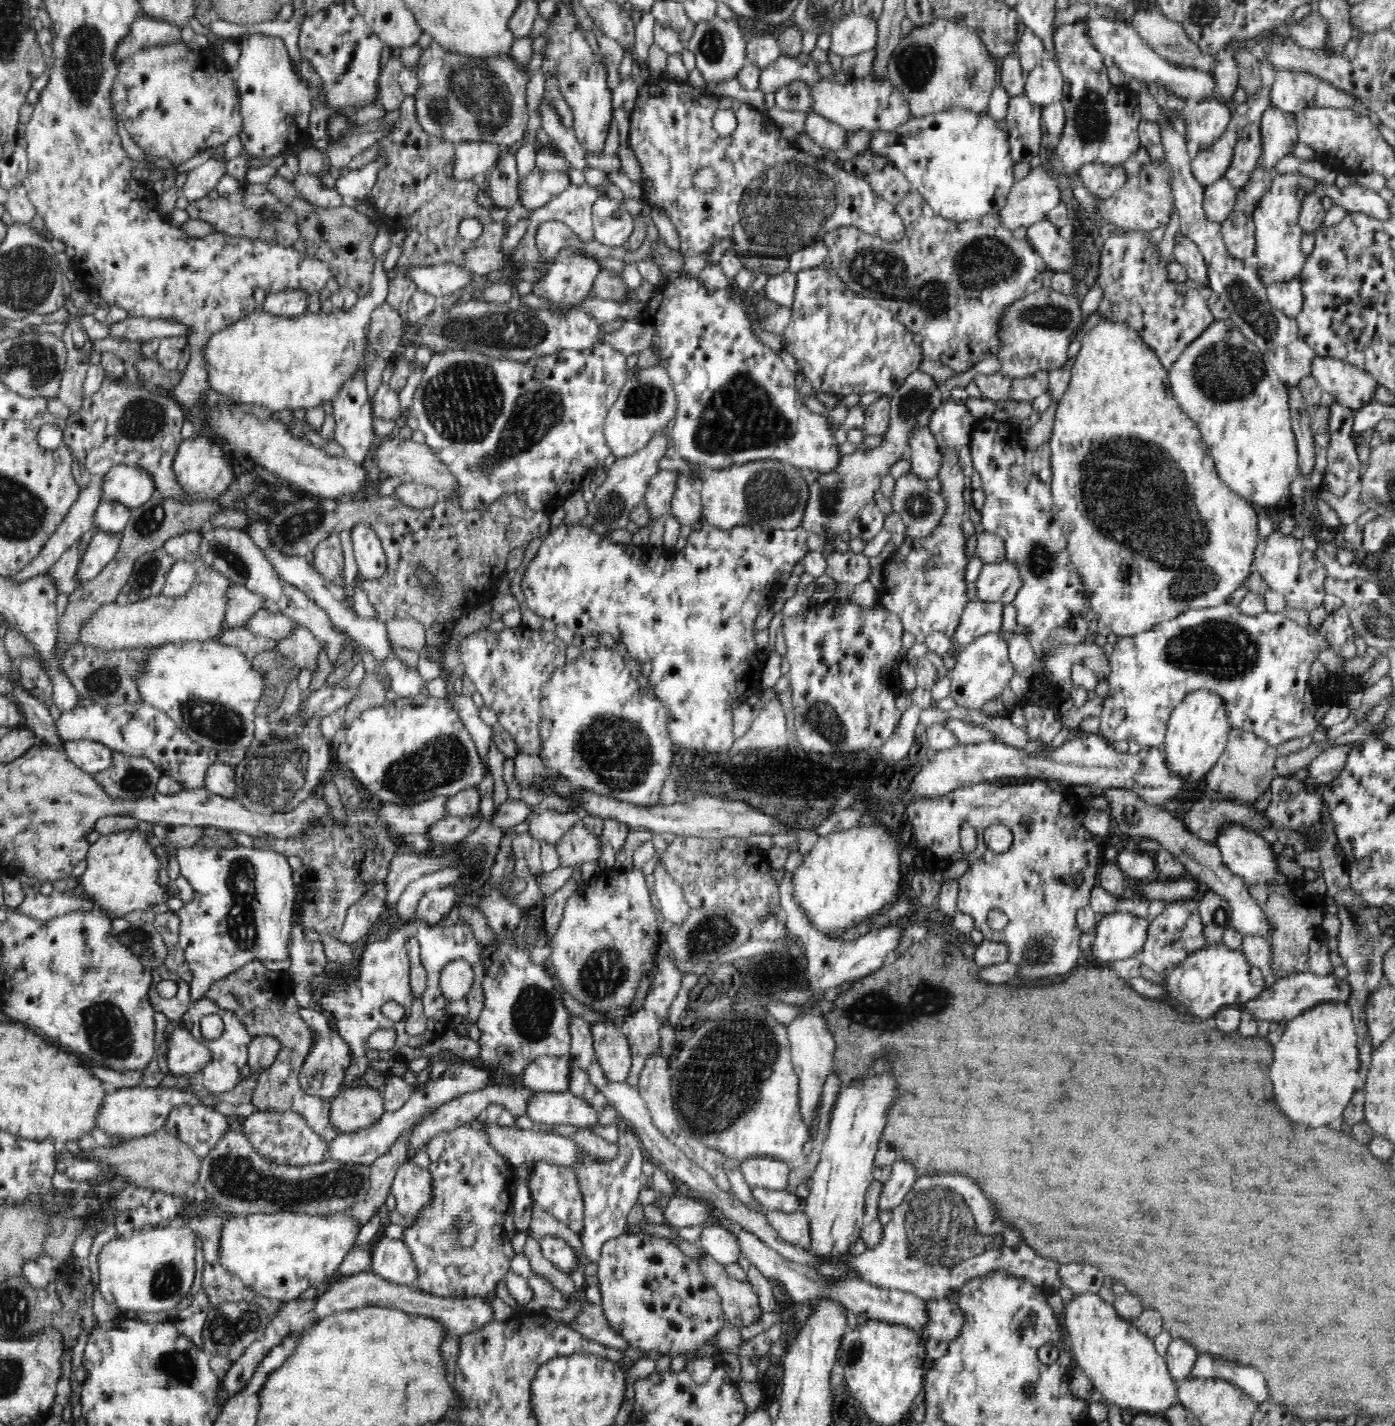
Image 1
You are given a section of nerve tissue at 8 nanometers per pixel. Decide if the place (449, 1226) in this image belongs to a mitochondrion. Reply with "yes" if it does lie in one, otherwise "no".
yes

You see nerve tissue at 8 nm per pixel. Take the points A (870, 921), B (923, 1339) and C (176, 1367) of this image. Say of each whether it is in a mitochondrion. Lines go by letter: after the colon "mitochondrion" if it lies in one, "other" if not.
A: other
B: other
C: mitochondrion

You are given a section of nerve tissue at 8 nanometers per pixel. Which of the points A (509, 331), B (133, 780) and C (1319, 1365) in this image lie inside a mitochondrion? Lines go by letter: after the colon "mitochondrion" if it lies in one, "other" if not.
A: mitochondrion
B: mitochondrion
C: other

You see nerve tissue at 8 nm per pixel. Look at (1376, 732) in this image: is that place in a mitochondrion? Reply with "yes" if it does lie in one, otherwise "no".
no

